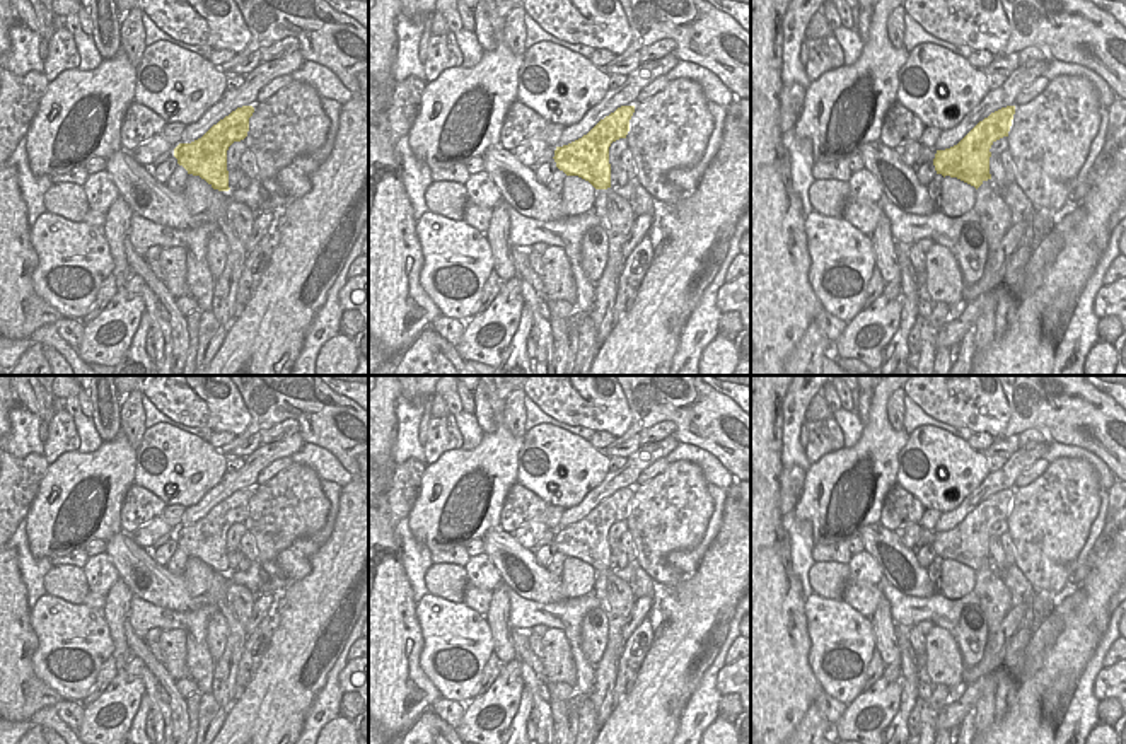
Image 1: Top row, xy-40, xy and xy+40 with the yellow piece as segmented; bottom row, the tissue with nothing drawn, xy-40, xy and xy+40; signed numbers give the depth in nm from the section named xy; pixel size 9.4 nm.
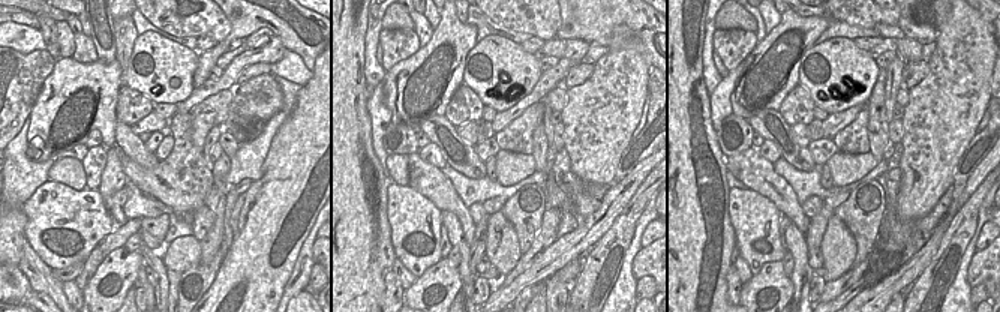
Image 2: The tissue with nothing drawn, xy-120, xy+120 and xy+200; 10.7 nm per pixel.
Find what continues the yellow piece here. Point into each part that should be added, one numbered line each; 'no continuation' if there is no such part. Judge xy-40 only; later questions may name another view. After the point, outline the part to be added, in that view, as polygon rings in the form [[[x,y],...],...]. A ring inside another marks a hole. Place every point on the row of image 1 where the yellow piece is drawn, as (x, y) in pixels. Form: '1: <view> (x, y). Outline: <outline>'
no continuation.

